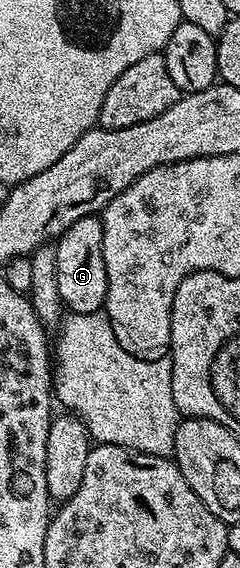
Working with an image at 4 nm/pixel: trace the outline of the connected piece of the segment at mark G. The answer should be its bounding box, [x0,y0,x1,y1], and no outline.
[55,215,106,314]

